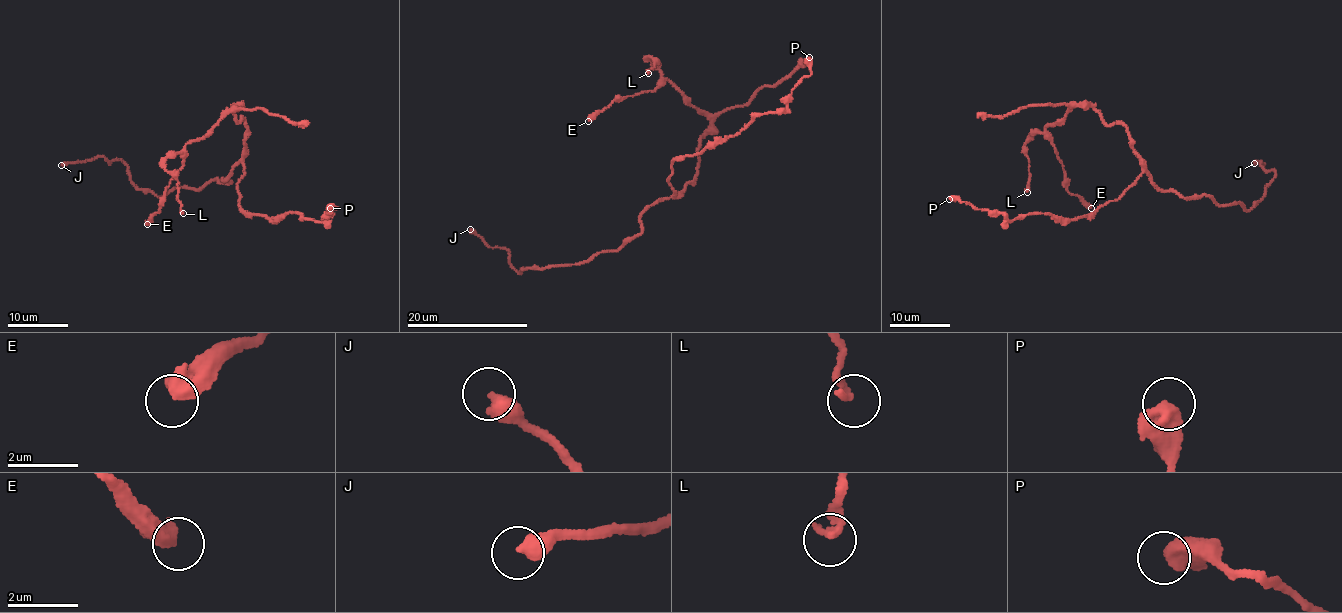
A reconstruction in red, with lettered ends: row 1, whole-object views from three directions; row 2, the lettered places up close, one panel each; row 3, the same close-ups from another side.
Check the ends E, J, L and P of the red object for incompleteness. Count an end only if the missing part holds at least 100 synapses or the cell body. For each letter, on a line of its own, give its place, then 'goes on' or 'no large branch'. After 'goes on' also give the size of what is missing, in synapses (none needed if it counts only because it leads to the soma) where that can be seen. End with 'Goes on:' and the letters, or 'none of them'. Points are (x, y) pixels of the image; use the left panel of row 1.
E: (147, 224) | no large branch
J: (61, 165) | goes on | 350 syn
L: (183, 213) | no large branch
P: (330, 208) | no large branch
Goes on: J

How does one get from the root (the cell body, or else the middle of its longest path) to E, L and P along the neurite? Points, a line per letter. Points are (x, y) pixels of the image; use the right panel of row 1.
E: (1148, 172), (1124, 125), (1072, 106), (1045, 137), (1065, 189), (1091, 208)
L: (1148, 172), (1124, 125), (1106, 125), (1091, 106), (1072, 106), (1025, 143), (1027, 192)
P: (1148, 172), (1117, 199), (1066, 220), (1044, 213), (1009, 221), (1001, 214), (949, 199)

